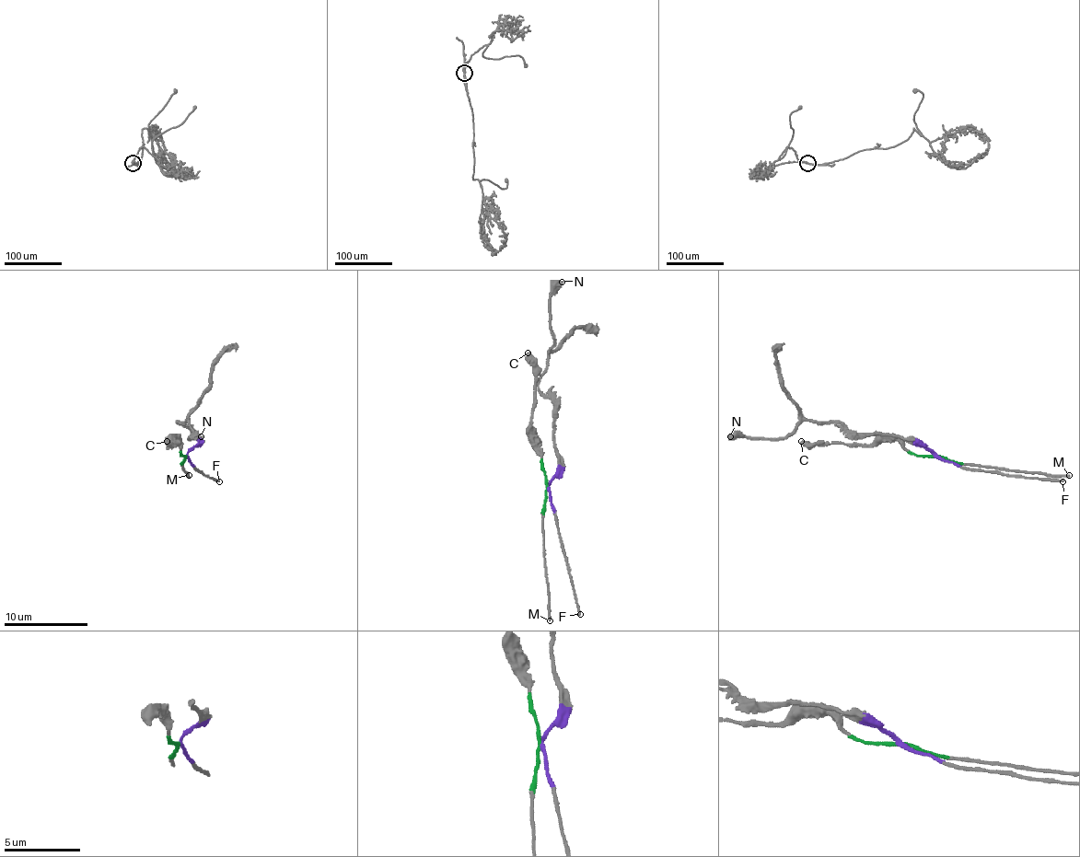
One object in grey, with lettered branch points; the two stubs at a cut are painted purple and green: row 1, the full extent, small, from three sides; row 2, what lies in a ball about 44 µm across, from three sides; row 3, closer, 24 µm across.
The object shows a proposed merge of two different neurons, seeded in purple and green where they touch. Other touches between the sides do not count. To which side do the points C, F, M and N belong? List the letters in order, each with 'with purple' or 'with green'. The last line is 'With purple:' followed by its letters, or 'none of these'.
C: with green
F: with purple
M: with green
N: with purple
With purple: F, N

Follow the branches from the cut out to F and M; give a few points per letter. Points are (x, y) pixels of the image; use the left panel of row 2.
F: (187, 457), (199, 471), (218, 481)
M: (185, 457), (182, 467), (189, 475)

